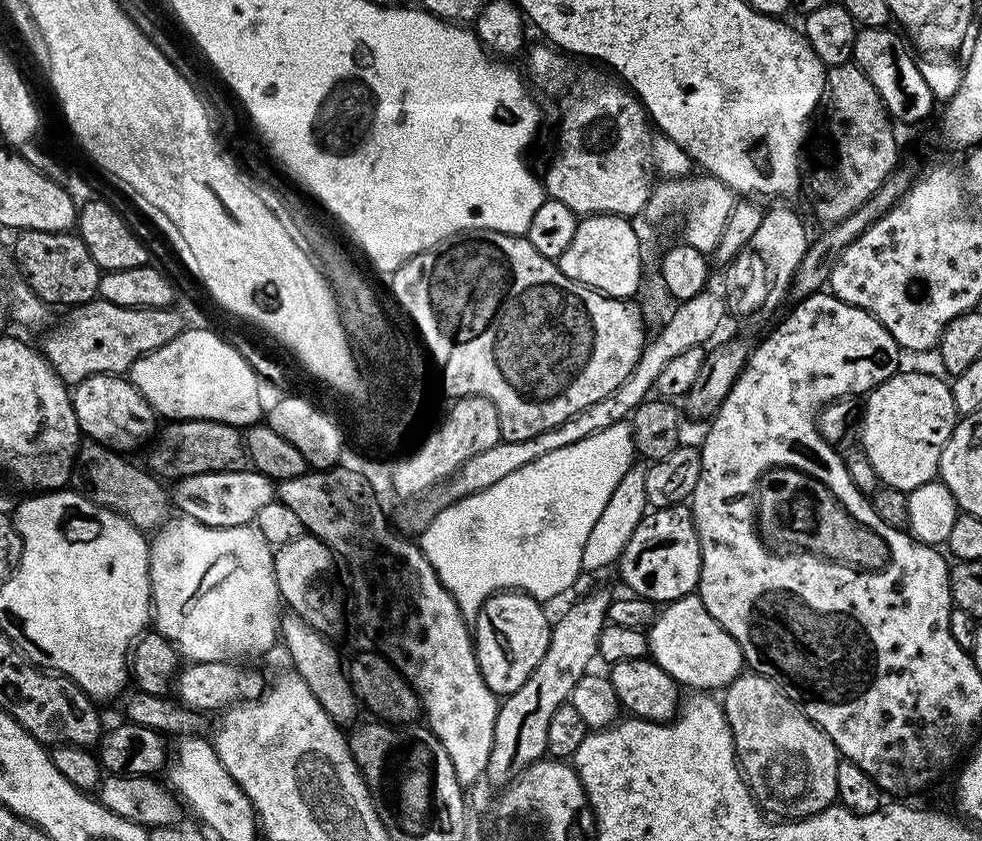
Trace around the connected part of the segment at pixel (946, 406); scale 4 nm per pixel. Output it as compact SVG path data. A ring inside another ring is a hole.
M905 370L897 371L895 376L891 376L886 382L882 382L877 388L873 388L871 392L867 393L865 402L862 404L862 421L864 425L860 428L860 440L862 449L866 458L870 460L870 465L873 466L880 479L881 485L885 488L897 488L902 490L905 494L914 491L918 486L928 484L931 480L937 479L940 471L940 459L942 458L942 450L946 446L946 442L950 438L950 434L956 428L956 421L958 413L954 406L954 398L952 397L952 389L947 379L939 380L936 376L931 376L928 372L904 372Z

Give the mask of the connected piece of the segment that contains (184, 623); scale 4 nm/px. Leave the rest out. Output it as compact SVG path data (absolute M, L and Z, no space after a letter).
M172 518L167 521L167 524L156 535L158 536L151 537L148 550L154 628L155 631L161 632L176 647L176 651L180 653L185 661L206 663L214 662L215 660L227 661L229 658L238 658L234 656L260 656L263 652L270 651L275 644L277 647L278 612L272 609L272 592L274 596L278 588L278 580L272 577L274 552L255 526L247 524L246 526L234 526L233 528L207 528L187 518Z

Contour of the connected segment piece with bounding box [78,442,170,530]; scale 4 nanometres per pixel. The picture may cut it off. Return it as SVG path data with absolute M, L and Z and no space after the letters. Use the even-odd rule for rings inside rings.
M88 442L81 447L78 453L79 463L84 464L84 472L92 483L91 499L102 508L116 513L124 520L129 520L134 527L141 530L147 528L159 529L169 519L170 502L159 479L151 471L143 467L135 468L128 460L123 460L119 451L105 445ZM144 471L144 472L143 472ZM160 483L160 484L159 484Z

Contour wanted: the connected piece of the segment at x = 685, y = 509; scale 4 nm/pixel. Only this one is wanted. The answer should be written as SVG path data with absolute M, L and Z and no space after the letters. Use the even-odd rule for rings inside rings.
M687 503L675 504L669 508L652 508L638 522L634 534L630 534L630 542L626 542L624 553L620 555L618 569L620 576L629 584L631 591L644 596L653 602L677 600L683 596L691 596L700 587L700 571L702 570L702 550L700 549L700 531L692 520L692 509Z

